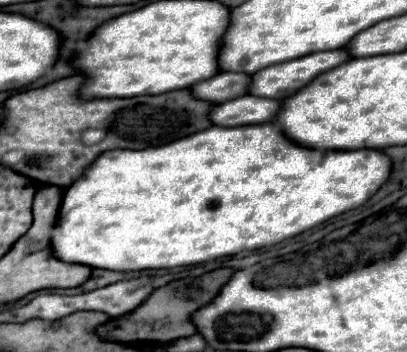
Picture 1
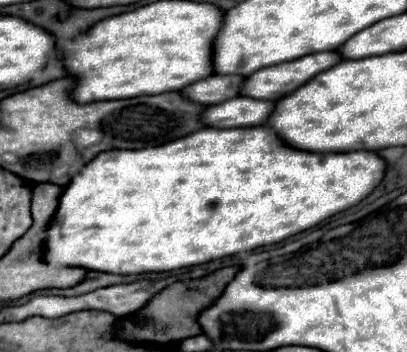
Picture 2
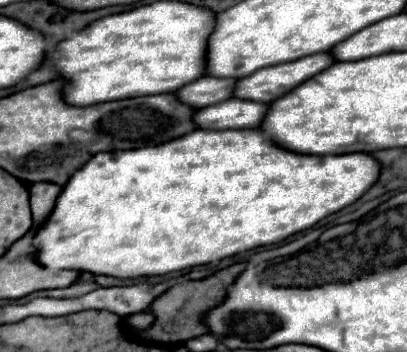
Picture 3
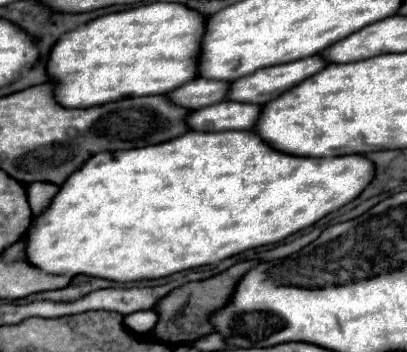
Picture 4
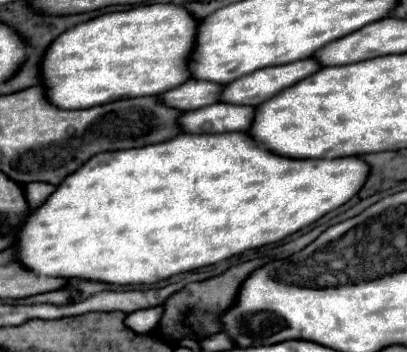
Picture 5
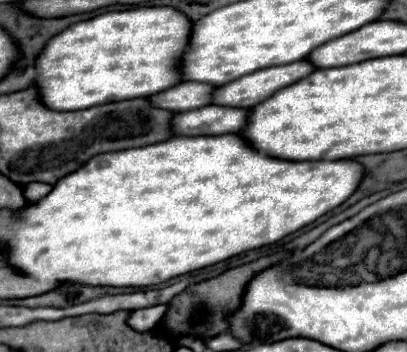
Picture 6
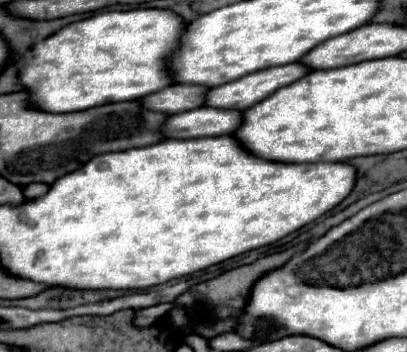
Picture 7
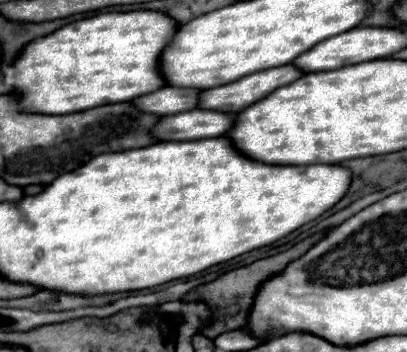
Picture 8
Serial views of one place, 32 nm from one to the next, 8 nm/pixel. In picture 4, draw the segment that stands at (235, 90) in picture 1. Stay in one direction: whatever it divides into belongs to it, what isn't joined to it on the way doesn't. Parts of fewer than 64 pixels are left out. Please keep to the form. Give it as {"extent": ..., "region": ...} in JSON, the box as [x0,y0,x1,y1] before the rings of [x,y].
{"extent":[166,80,230,110],"region":[[[190,80],[188,84],[168,92],[166,96],[176,106],[182,106],[186,110],[198,110],[222,102],[226,98],[228,86],[230,84],[218,80]]]}

